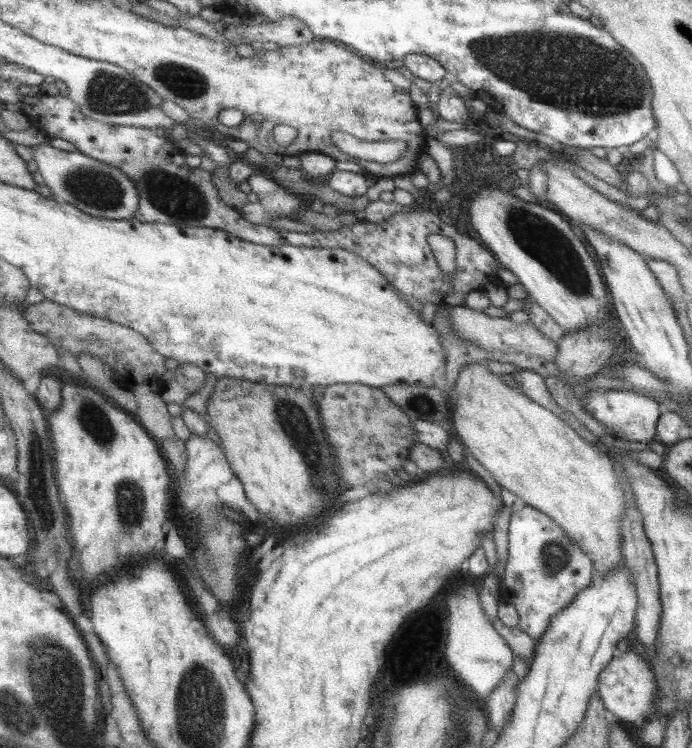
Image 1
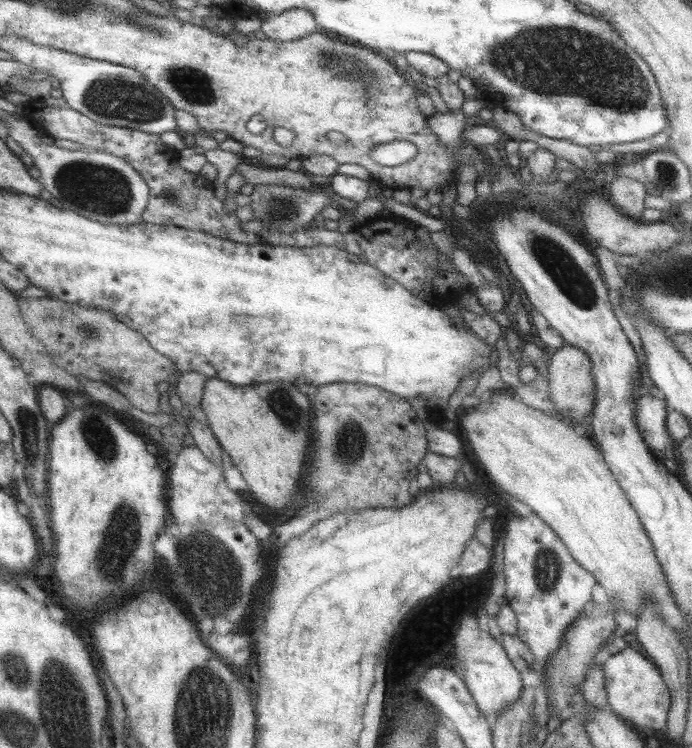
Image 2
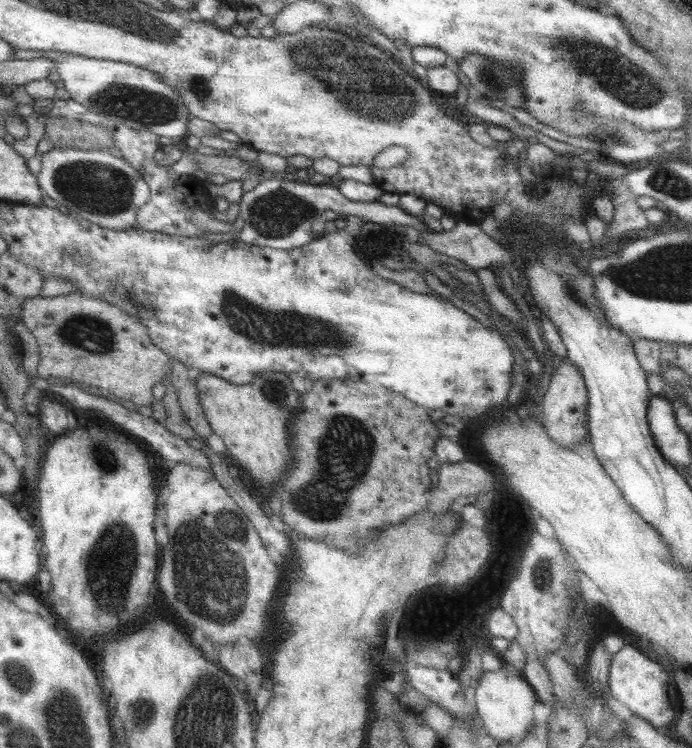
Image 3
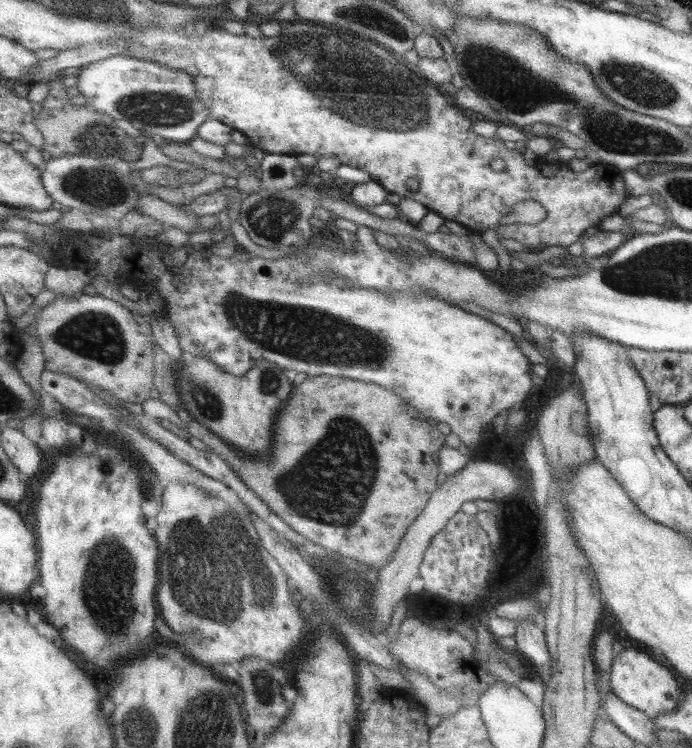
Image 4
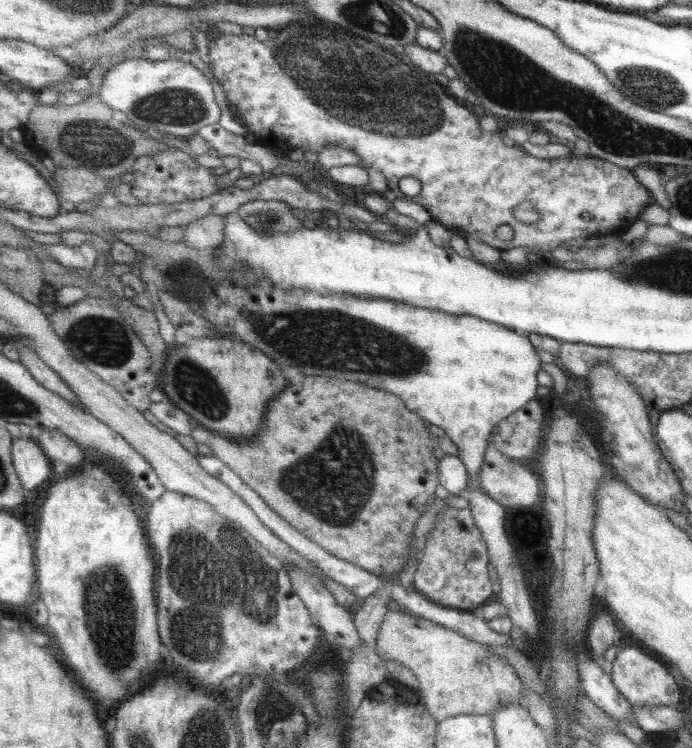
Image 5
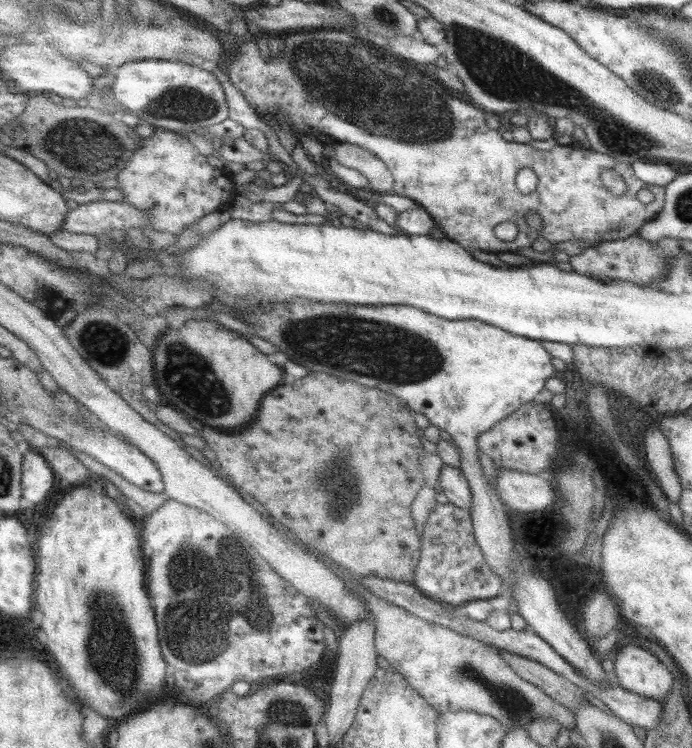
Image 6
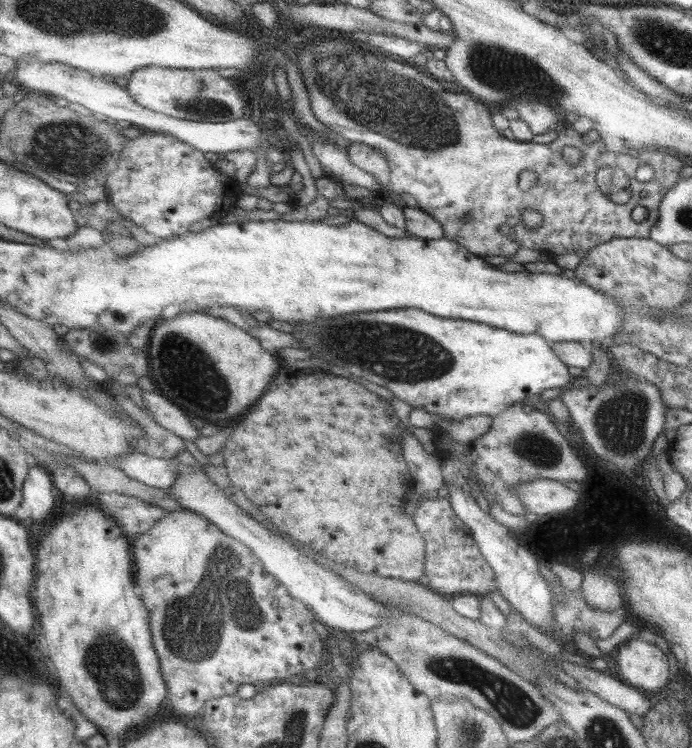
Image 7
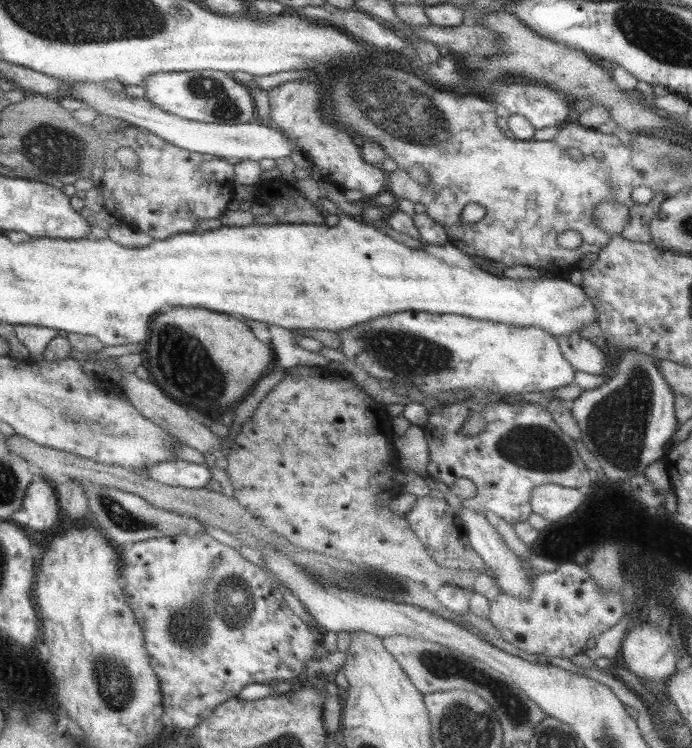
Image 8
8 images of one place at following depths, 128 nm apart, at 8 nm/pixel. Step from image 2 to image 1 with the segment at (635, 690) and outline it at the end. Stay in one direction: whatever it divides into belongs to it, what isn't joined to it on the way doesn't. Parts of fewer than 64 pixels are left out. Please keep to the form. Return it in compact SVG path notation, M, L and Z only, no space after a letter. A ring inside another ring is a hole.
M619 652L600 672L600 685L597 686L597 694L609 712L617 715L620 723L639 726L648 721L656 707L655 698L657 698L658 688L656 688L647 657L635 654L635 652Z

